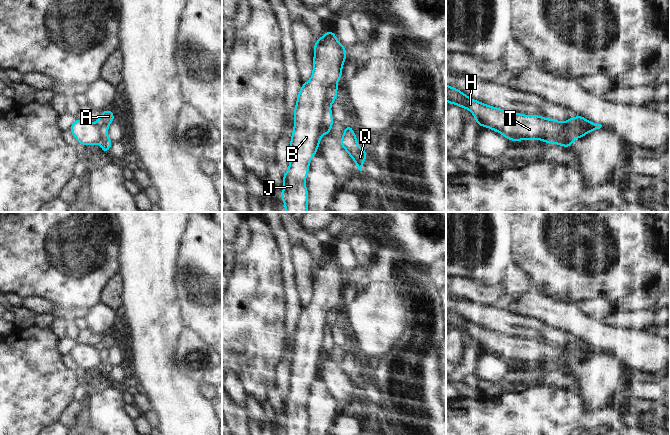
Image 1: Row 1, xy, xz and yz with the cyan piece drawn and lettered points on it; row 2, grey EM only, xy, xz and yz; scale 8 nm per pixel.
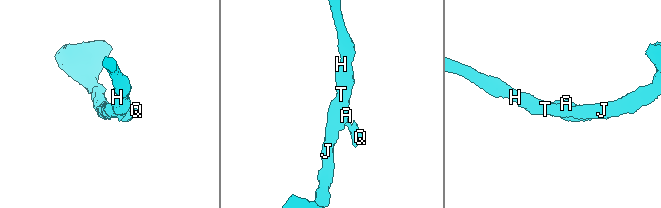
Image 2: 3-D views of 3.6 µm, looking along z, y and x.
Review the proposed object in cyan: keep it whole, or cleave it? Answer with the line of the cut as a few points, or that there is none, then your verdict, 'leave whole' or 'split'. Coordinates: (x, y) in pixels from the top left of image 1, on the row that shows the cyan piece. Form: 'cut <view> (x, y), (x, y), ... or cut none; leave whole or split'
cut xy (107, 124), (98, 127), (98, 134), (104, 140), (103, 150); split

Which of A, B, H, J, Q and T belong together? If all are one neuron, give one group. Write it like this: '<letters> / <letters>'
A B H J T / Q

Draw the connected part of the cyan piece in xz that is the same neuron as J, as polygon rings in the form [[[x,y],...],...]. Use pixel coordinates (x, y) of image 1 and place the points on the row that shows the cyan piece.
[[[326,31],[314,44],[312,77],[302,84],[294,108],[294,128],[290,140],[290,164],[283,175],[281,194],[286,212],[308,212],[308,190],[305,181],[309,172],[309,164],[318,150],[322,135],[325,133],[321,123],[322,112],[331,111],[331,105],[337,98],[337,83],[342,76],[346,51],[336,39],[336,33],[330,31]]]

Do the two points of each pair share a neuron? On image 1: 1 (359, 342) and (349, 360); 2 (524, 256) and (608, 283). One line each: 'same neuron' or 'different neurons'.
1: different neurons
2: same neuron

